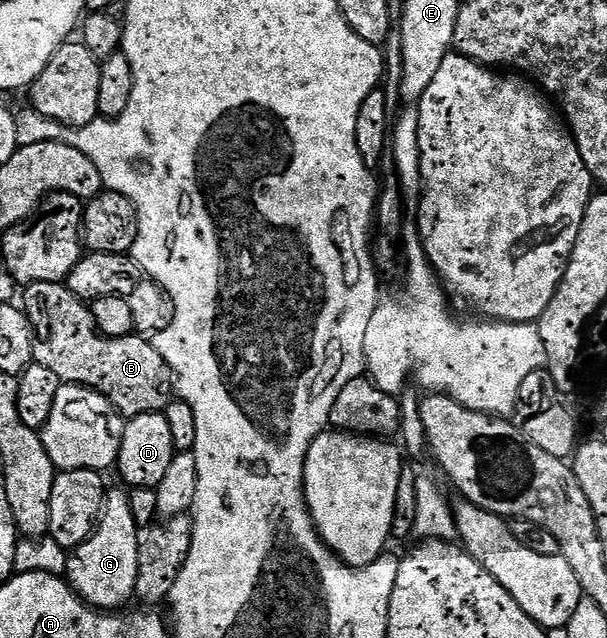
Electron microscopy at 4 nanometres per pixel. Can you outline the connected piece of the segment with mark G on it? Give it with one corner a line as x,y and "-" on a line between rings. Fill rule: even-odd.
106,490
105,504
93,536
72,548
64,574
73,592
90,607
106,613
116,612
136,596
135,581
139,577
139,541
135,517
131,517
129,491

